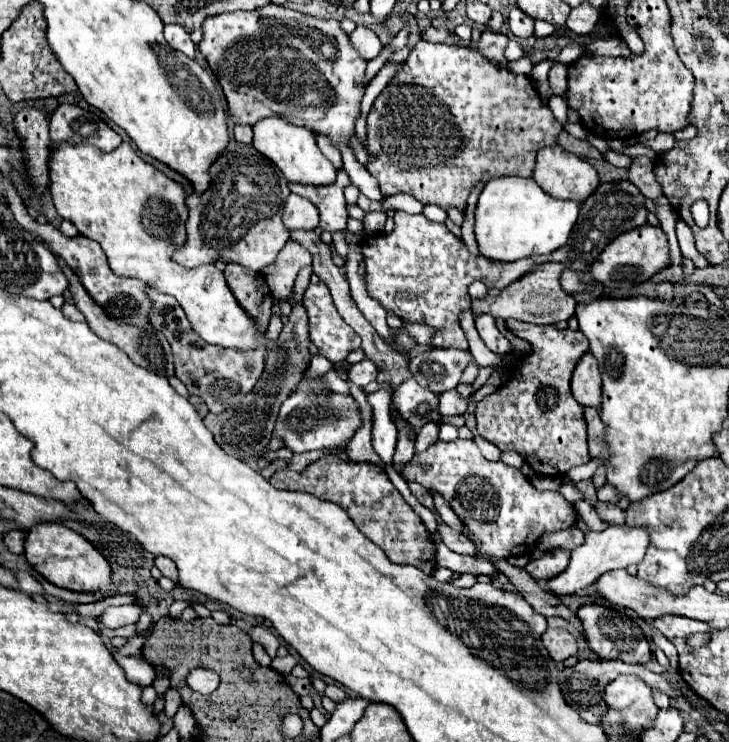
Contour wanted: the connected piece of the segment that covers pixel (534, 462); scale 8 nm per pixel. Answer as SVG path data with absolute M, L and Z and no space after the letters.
M508 321L508 329L516 335L526 339L532 345L532 353L524 357L524 361L518 367L518 375L514 375L506 385L502 385L492 395L484 397L476 405L476 429L478 435L494 443L498 449L514 449L518 451L524 461L534 469L536 475L564 475L574 467L586 465L590 461L588 445L586 445L586 423L582 415L582 405L572 397L570 393L570 377L572 367L578 363L580 355L588 351L588 339L582 331L570 331L570 329L556 329L554 325L532 325L532 323L520 323L520 321Z

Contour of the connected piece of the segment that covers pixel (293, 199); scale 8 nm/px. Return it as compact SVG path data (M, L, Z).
M292 193L284 203L282 221L288 231L314 229L318 225L318 211L308 199Z

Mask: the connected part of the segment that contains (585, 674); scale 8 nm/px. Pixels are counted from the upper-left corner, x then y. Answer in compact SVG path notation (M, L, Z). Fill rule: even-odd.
M584 659L584 663L578 663L578 665L574 665L574 667L566 667L566 669L560 673L560 689L562 689L562 693L564 693L566 703L568 703L572 709L576 709L576 711L582 715L582 719L586 719L588 723L600 723L602 717L604 717L606 711L608 711L608 705L606 705L606 701L604 701L604 687L620 674L638 675L638 677L653 689L657 689L669 697L683 696L678 689L674 688L672 684L667 681L664 674L651 672L642 665L620 663L620 661L604 661L604 663L594 661L594 663L592 663L592 661L588 661L588 659Z

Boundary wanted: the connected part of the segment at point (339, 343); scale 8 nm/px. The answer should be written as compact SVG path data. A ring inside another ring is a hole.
M310 283L302 303L310 319L310 339L332 363L346 361L350 351L360 348L361 338L338 315L324 283Z

